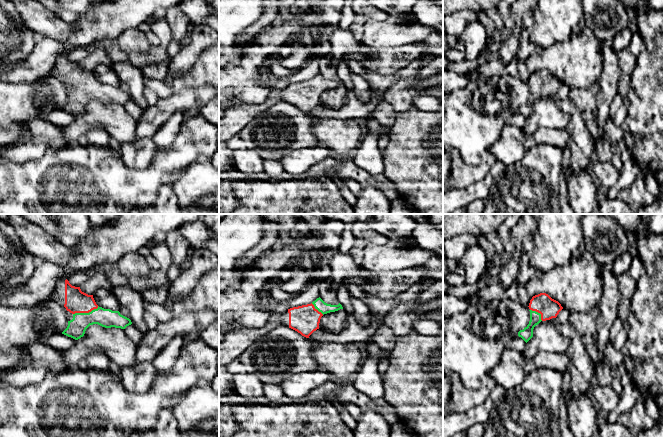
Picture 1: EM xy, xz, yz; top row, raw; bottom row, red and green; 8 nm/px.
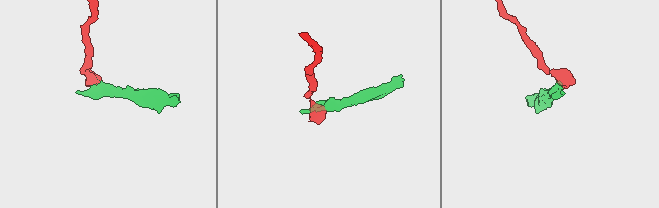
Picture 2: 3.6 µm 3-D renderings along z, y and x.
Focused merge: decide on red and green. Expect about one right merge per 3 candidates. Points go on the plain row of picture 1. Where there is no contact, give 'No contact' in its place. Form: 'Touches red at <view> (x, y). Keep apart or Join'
Touches red at xy (85, 88). Join

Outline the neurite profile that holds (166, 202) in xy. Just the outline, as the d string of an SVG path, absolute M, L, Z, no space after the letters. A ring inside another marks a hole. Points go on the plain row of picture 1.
M163 184L159 187L155 201L145 208L136 208L129 214L186 214L180 207L172 185Z

